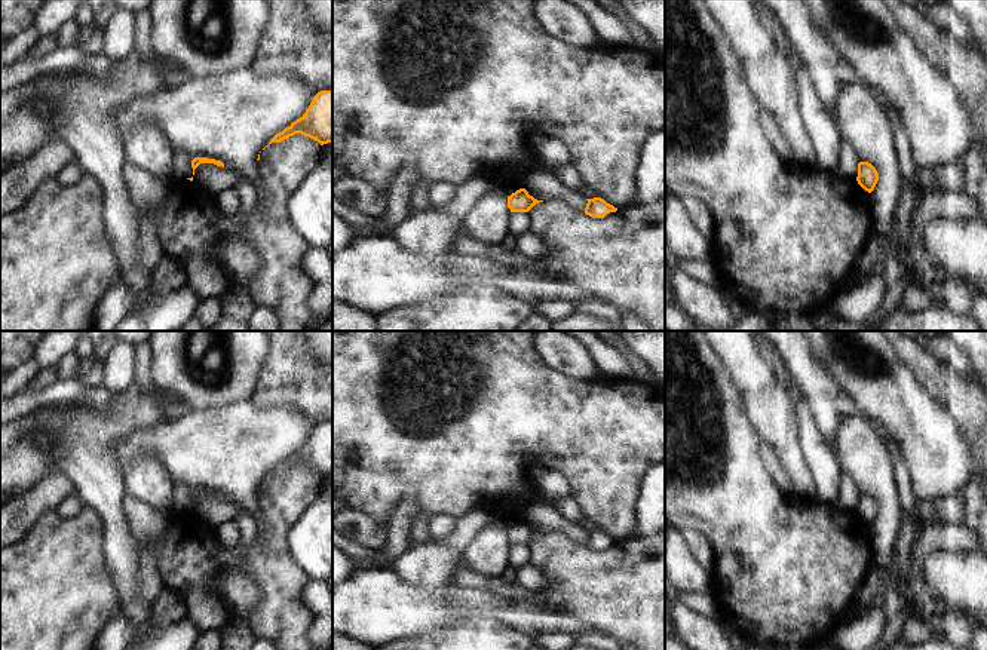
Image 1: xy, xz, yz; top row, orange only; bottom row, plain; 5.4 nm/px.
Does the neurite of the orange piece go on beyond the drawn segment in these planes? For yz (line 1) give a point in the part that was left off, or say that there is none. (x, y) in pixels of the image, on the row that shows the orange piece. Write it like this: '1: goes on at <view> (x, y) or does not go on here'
1: does not go on here

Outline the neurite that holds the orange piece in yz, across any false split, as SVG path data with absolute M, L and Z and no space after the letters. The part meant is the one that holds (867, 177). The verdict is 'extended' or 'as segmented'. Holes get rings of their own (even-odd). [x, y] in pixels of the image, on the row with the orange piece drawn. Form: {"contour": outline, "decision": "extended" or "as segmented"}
{"contour": "M859 162L856 181L865 191L871 193L879 181L879 174L871 163Z", "decision": "as segmented"}

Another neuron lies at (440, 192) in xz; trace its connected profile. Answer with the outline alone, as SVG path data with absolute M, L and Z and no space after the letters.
M442 180L427 183L427 196L432 206L447 205L454 197L457 186Z

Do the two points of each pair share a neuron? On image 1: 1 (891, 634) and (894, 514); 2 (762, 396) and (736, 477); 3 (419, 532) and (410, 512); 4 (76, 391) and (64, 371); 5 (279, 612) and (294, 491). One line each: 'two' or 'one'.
1: two
2: two
3: two
4: two
5: one

